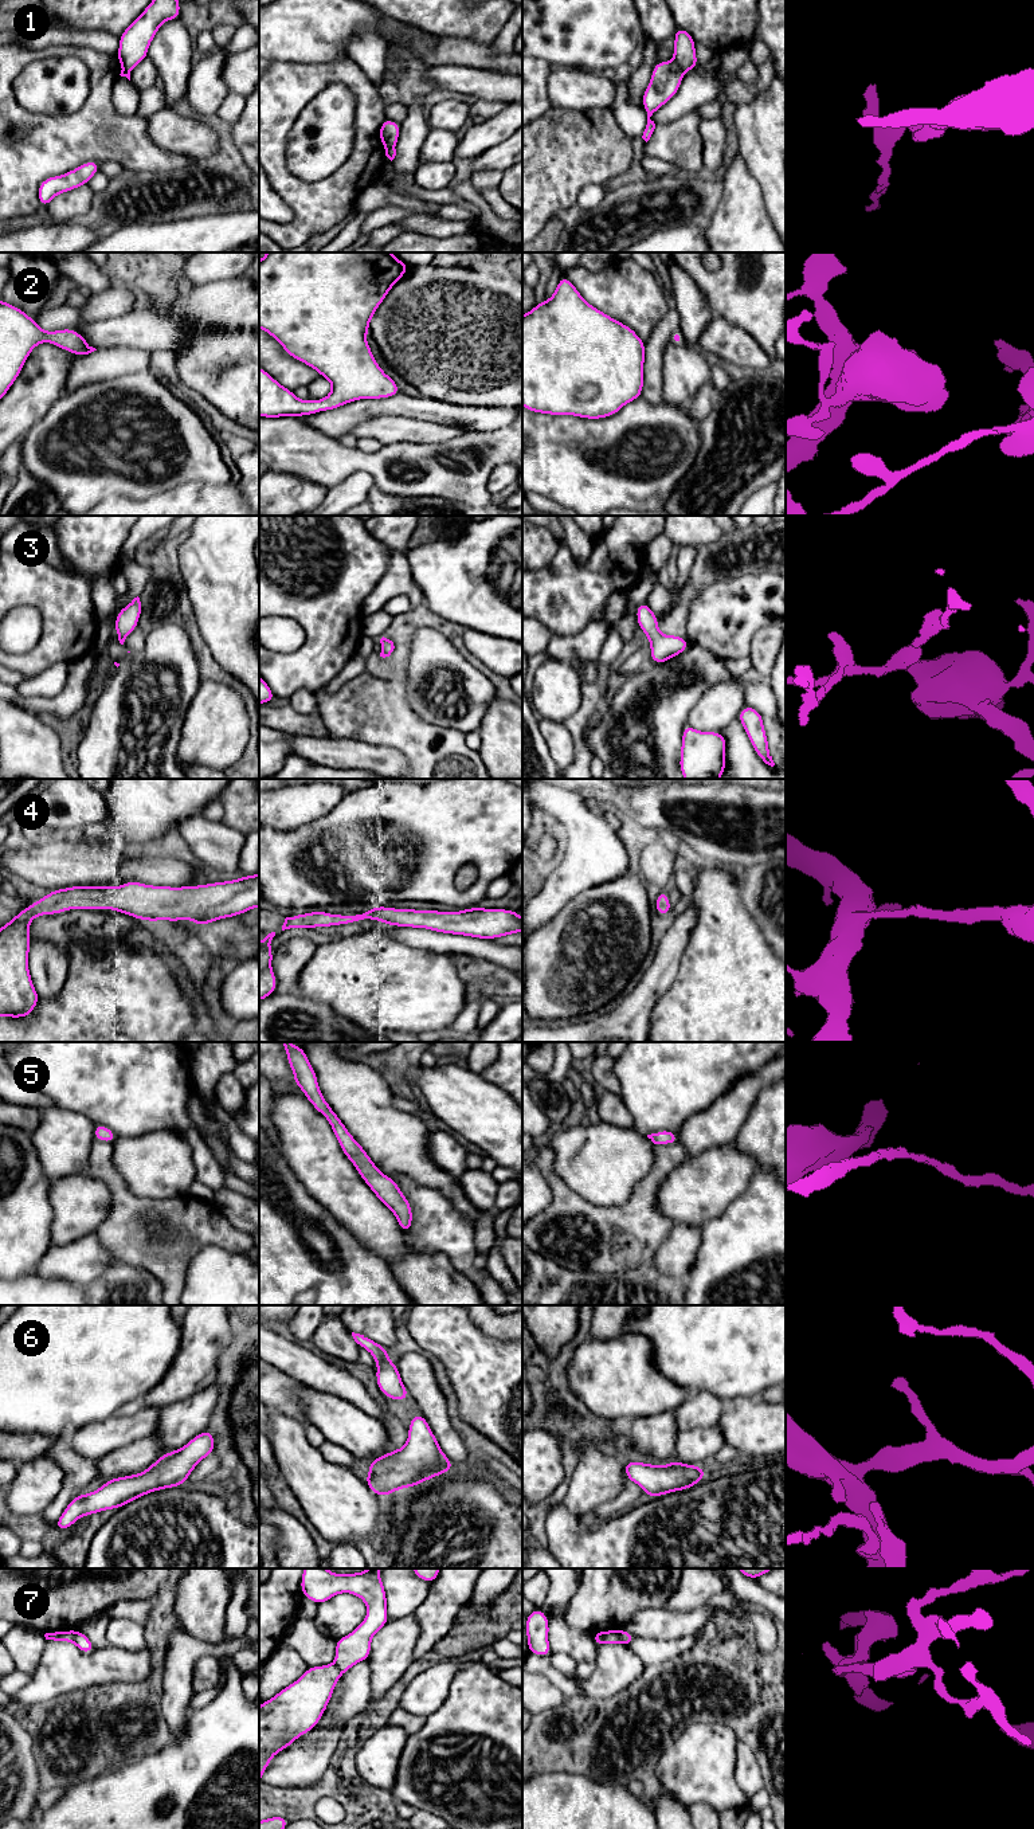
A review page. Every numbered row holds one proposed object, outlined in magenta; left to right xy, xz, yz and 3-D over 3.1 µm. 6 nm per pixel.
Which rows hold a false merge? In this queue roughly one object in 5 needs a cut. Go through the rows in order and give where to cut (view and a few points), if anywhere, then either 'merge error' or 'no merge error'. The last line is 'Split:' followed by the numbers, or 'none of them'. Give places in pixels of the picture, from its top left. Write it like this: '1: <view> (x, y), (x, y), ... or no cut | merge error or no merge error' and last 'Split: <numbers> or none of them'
1: yz (673, 59), (684, 71) | merge error
2: no cut | no merge error
3: no cut | no merge error
4: no cut | no merge error
5: no cut | no merge error
6: no cut | no merge error
7: yz (619, 1630), (619, 1637), (623, 1643) | merge error
Split: 1, 7

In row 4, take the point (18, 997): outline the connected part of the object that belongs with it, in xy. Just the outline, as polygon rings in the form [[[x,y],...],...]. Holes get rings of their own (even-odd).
[[[259,873],[180,888],[129,881],[122,886],[55,889],[0,928],[0,1017],[28,1017],[40,999],[28,970],[28,931],[34,917],[70,909],[113,909],[145,921],[192,920],[207,925],[258,906]]]

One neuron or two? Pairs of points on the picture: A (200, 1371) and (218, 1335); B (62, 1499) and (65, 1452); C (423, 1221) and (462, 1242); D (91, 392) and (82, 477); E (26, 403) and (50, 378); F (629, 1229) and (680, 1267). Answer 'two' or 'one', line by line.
A: one
B: one
C: one
D: one
E: one
F: two

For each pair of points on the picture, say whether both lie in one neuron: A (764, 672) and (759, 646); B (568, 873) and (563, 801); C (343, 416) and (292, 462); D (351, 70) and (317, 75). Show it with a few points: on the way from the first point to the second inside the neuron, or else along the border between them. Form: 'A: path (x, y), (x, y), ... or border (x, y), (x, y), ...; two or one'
A: path (763, 665), (763, 653); one
B: path (578, 856), (578, 818); one
C: border (301, 420), (337, 439); two
D: path (343, 70), (325, 73); one

